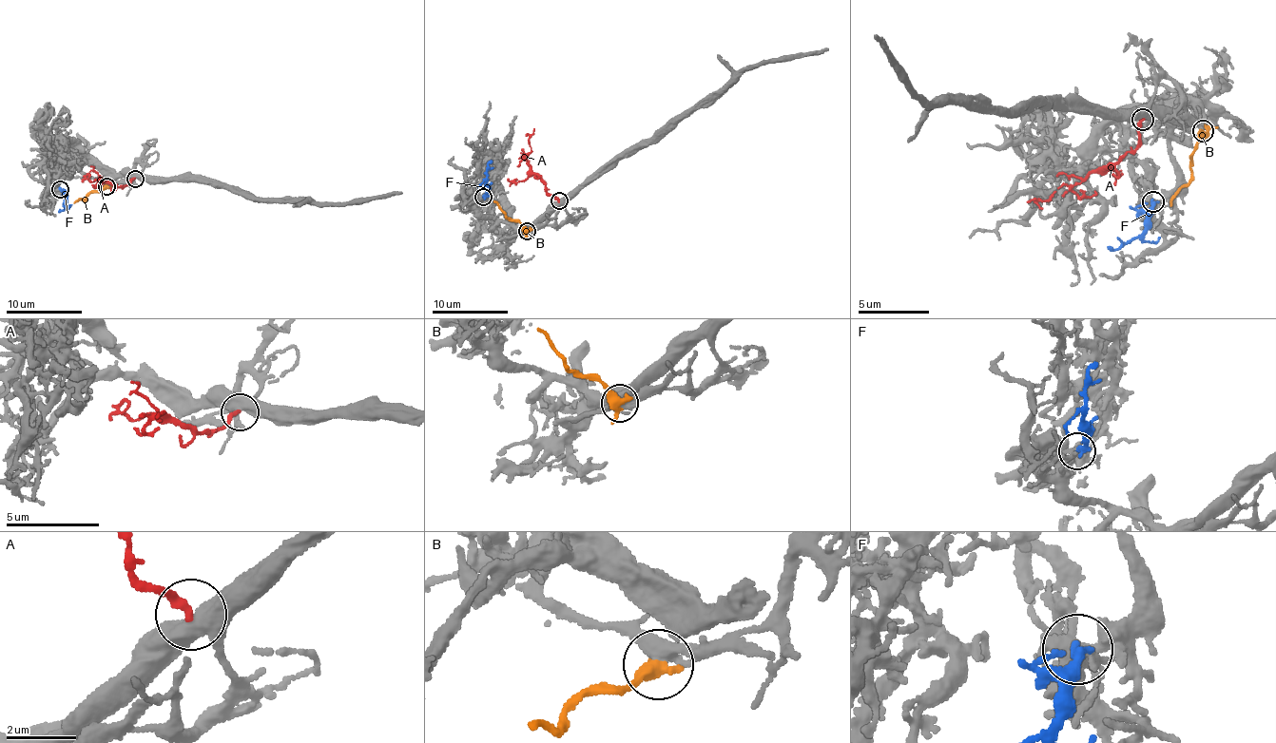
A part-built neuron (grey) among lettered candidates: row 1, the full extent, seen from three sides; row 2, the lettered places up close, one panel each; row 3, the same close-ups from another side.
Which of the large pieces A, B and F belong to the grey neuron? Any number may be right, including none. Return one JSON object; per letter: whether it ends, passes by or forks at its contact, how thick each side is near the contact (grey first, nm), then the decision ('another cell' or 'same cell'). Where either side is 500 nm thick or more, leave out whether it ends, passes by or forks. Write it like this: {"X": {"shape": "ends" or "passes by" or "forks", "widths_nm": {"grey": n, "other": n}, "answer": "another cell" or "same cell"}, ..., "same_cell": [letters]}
{"A": {"shape": "ends", "widths_nm": {"grey": 460, "other": 200}, "answer": "another cell"}, "B": {"widths_nm": {"grey": 400, "other": 500}, "answer": "another cell"}, "F": {"shape": "ends", "widths_nm": {"grey": 150, "other": 280}, "answer": "same cell"}, "same_cell": ["F"]}

